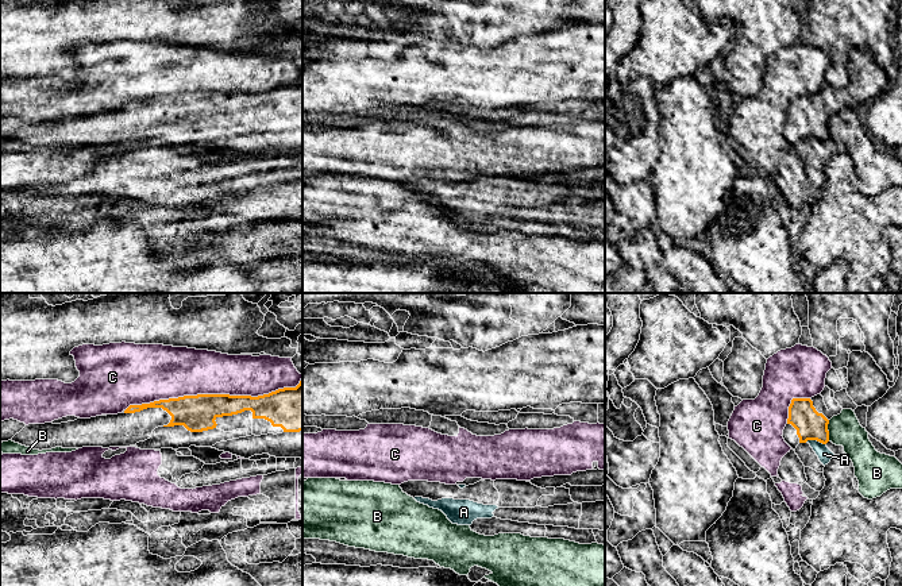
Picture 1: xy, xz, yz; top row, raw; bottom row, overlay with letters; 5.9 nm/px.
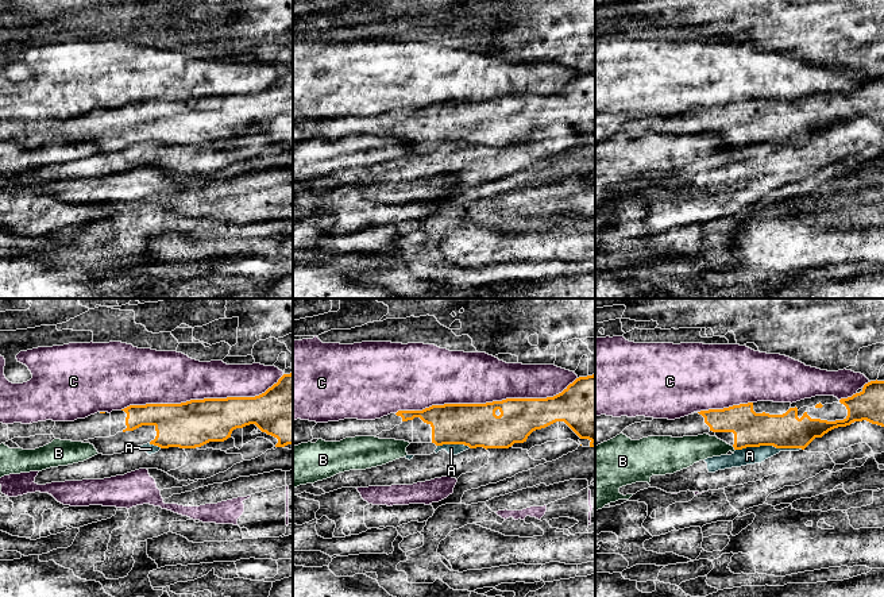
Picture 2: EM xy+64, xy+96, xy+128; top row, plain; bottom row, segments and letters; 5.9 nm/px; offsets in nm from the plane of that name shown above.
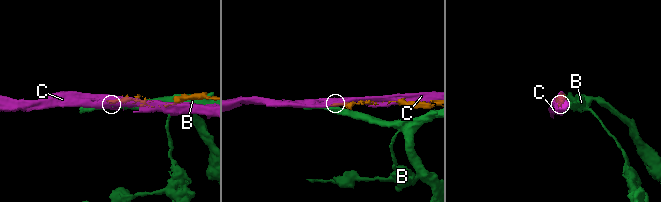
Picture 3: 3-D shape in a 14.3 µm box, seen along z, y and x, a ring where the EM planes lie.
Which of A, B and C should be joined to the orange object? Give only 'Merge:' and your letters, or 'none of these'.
Merge: none of these

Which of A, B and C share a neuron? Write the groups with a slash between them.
A / B / C

